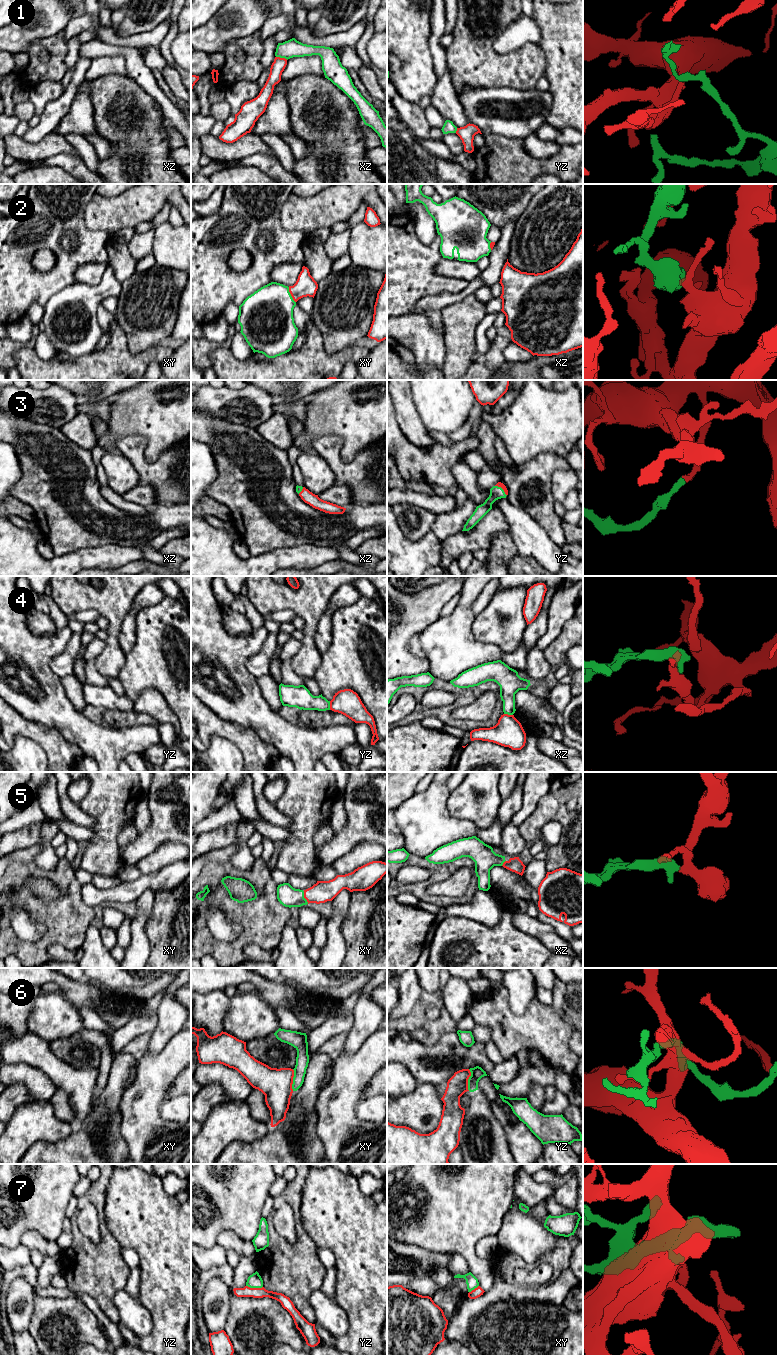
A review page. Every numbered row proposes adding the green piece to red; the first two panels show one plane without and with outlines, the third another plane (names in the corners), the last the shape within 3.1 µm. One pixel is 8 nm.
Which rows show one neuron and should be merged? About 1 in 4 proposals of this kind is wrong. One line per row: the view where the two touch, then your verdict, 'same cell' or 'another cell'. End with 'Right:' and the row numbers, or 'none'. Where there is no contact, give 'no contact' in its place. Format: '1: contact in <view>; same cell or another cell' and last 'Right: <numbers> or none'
1: contact in xz; another cell
2: contact in xy; same cell
3: contact in yz; same cell
4: contact in yz; another cell
5: contact in xy; same cell
6: contact in xy; another cell
7: contact in yz; another cell
Right: 2, 3, 5

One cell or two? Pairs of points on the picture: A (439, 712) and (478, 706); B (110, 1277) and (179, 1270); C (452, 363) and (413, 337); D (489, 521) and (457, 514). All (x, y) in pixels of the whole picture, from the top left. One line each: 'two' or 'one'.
A: two
B: two
C: two
D: two

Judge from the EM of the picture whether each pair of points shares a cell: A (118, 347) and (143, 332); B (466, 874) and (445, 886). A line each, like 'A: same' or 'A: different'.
A: different
B: same

